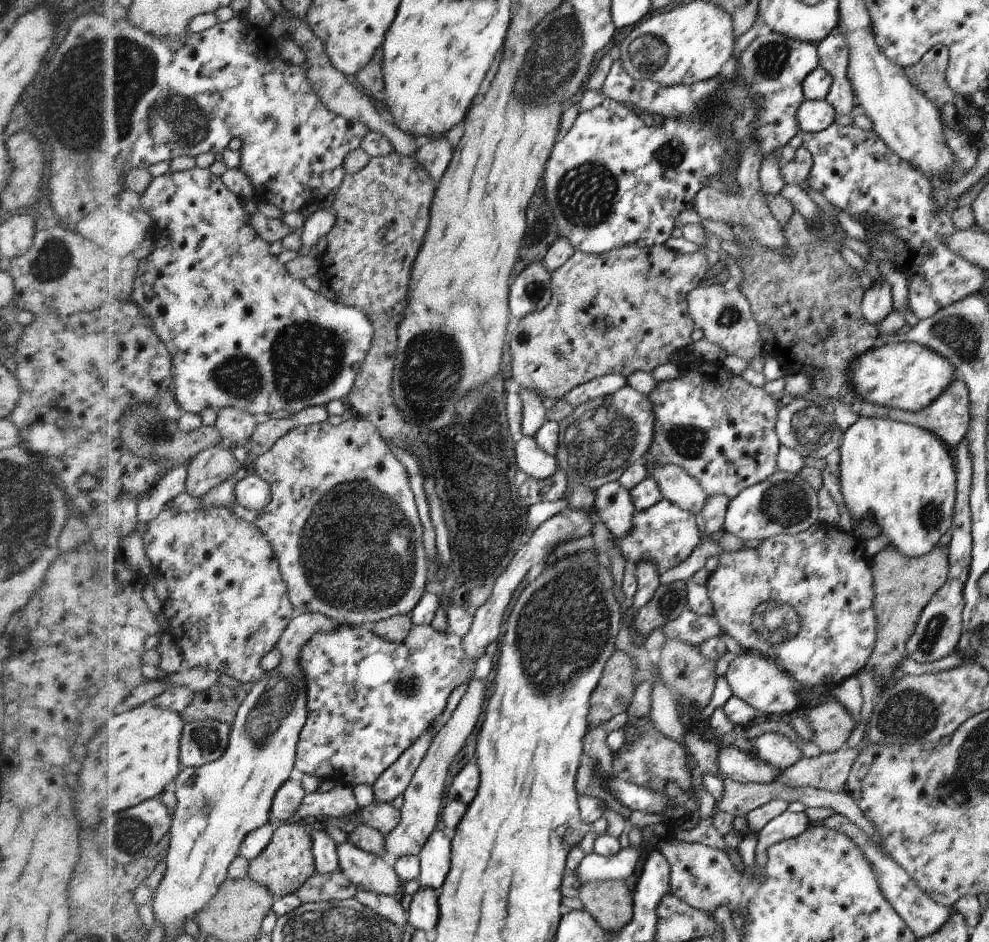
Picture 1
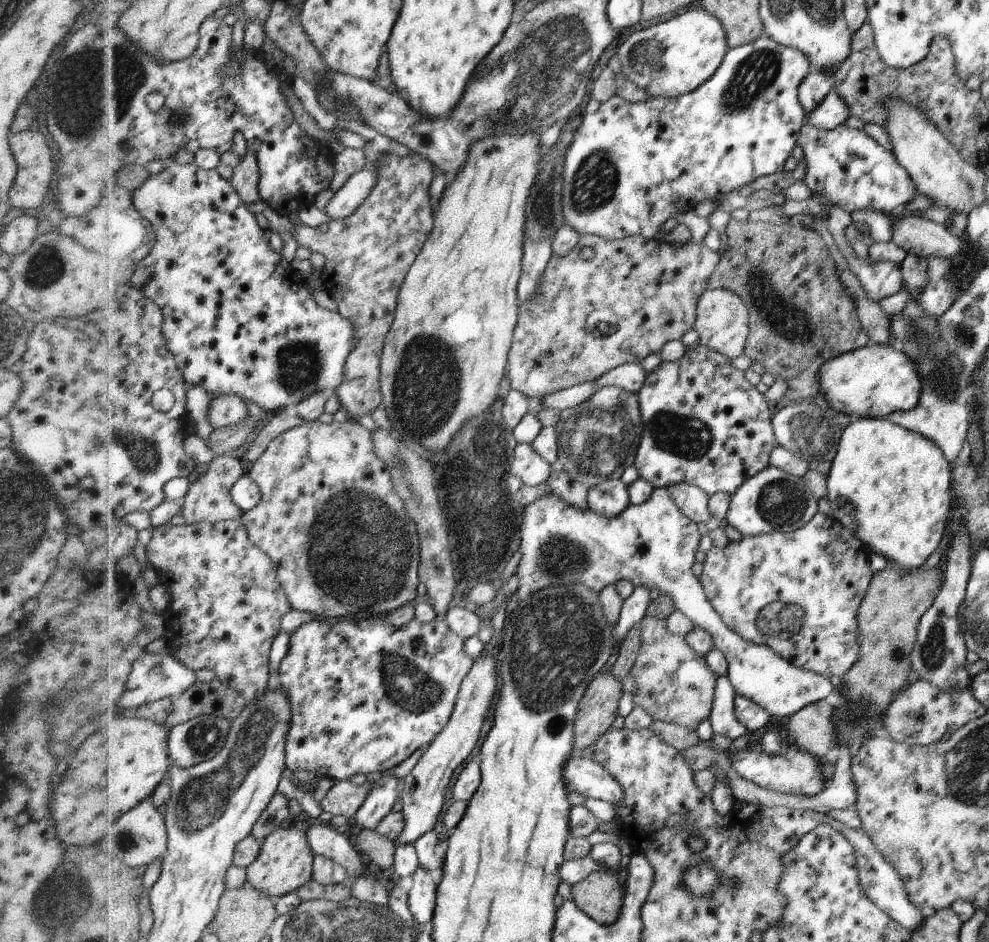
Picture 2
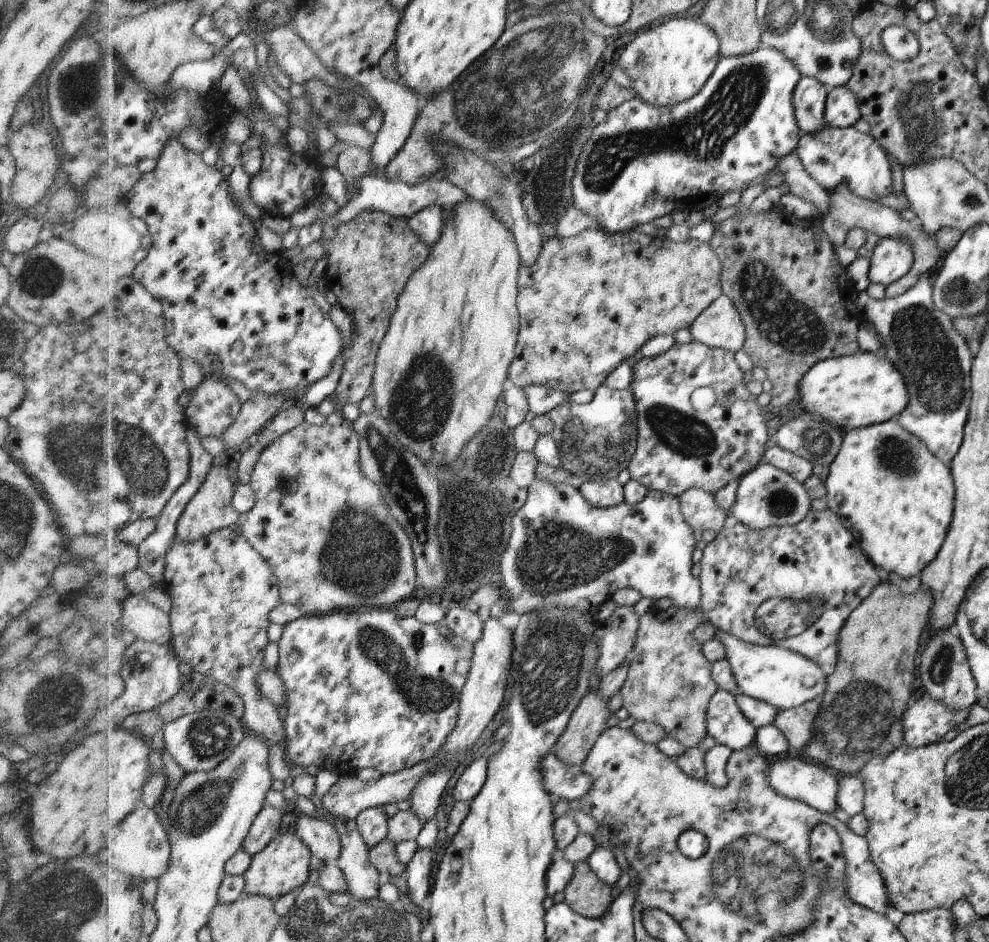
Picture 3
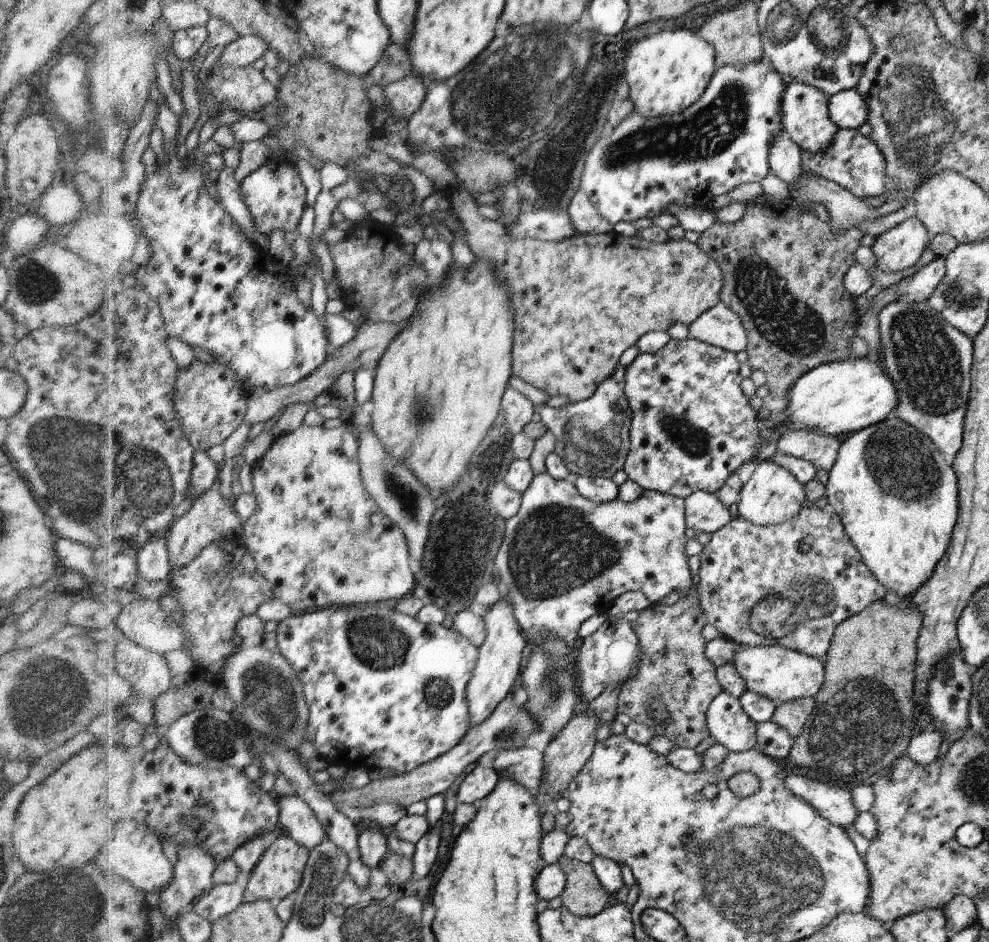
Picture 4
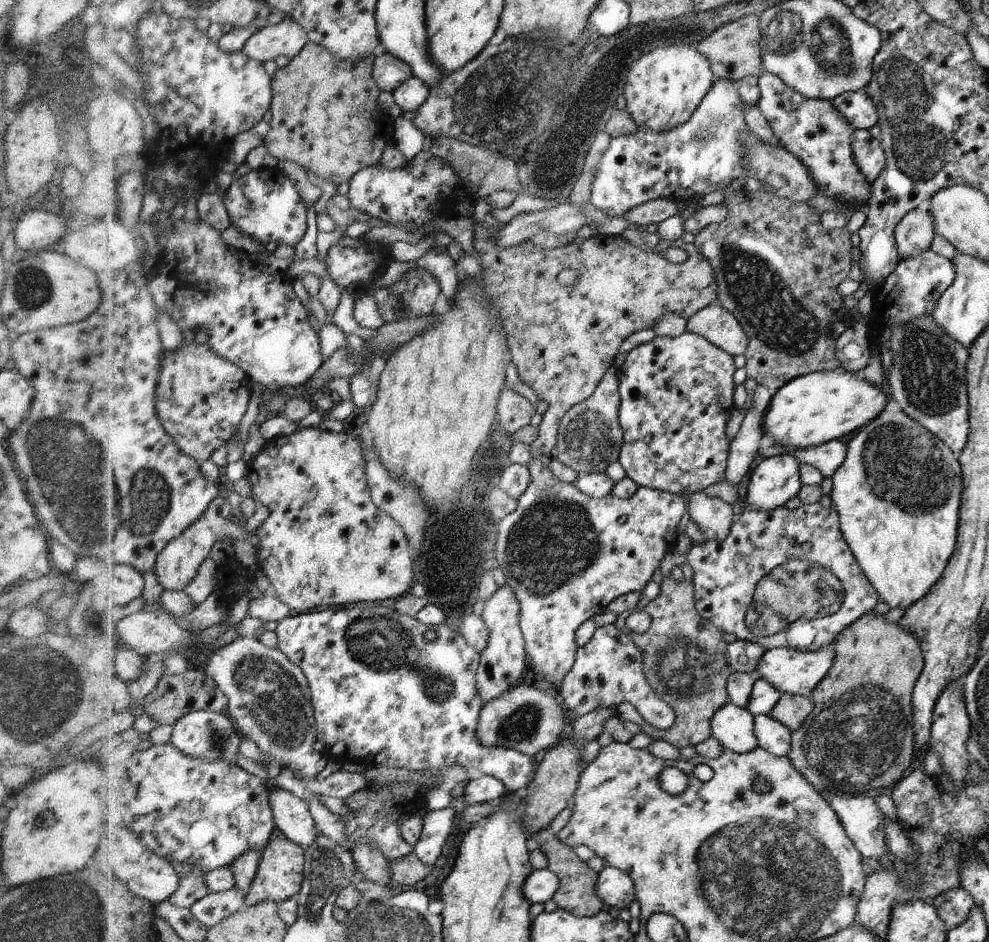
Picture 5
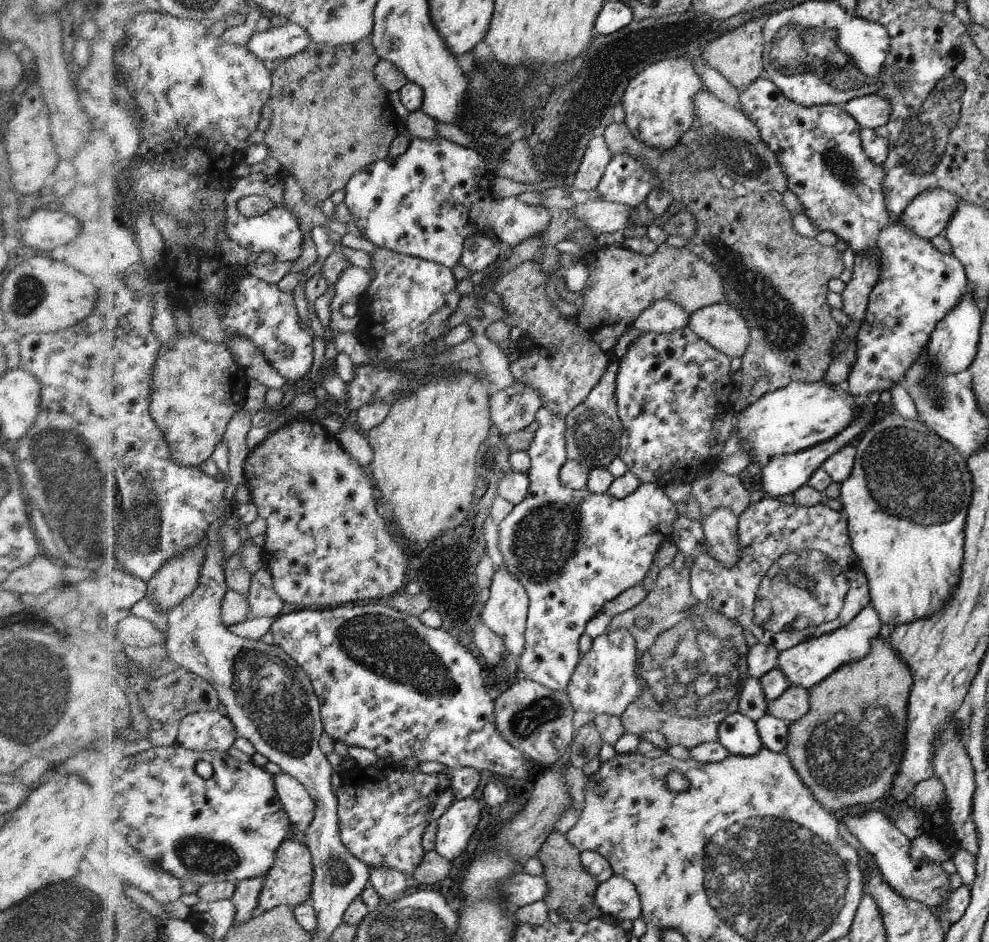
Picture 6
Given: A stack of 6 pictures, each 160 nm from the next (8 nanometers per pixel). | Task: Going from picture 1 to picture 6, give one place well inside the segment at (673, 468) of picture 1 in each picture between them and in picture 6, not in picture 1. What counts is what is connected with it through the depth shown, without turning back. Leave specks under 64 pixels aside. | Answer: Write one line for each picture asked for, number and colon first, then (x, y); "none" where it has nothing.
2: (692, 500)
3: (700, 509)
4: (705, 513)
5: (714, 517)
6: (720, 527)

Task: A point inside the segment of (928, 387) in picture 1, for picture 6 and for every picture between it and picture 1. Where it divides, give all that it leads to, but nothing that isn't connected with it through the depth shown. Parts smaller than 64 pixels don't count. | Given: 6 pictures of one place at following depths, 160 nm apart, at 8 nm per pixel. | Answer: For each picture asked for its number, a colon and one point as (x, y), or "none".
2: (874, 381)
3: (852, 391)
4: (837, 399)
5: (810, 410)
6: (800, 415)

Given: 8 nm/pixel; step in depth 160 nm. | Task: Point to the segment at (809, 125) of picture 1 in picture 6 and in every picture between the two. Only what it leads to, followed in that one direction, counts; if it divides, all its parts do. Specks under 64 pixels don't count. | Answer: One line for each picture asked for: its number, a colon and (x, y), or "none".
2: (834, 111)
3: (842, 107)
4: (849, 109)
5: (857, 106)
6: (870, 112)

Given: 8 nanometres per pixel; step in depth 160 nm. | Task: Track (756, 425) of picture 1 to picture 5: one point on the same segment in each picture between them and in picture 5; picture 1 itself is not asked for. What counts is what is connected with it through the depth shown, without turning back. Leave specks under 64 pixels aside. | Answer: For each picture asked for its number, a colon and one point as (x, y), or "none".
2: (705, 424)
3: (698, 427)
4: (687, 433)
5: (676, 393)

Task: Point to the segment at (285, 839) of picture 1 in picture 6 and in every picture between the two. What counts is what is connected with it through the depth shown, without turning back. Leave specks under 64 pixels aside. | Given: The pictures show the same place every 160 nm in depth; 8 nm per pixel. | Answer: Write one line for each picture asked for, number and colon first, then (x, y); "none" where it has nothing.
2: (286, 863)
3: (288, 862)
4: (281, 872)
5: (281, 876)
6: (291, 882)

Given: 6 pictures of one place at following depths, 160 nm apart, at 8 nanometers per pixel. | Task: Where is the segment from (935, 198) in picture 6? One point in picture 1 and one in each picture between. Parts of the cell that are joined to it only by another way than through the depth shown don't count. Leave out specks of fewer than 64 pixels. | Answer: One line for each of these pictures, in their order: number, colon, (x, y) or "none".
1: (876, 304)
2: (879, 279)
3: (892, 258)
4: (898, 248)
5: (914, 234)

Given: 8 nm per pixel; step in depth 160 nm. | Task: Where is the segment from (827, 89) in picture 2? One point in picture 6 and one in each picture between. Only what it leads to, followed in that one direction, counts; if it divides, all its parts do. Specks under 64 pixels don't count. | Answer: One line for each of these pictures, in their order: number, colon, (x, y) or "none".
3: (810, 96)
4: (806, 118)
5: (814, 130)
6: (819, 148)

